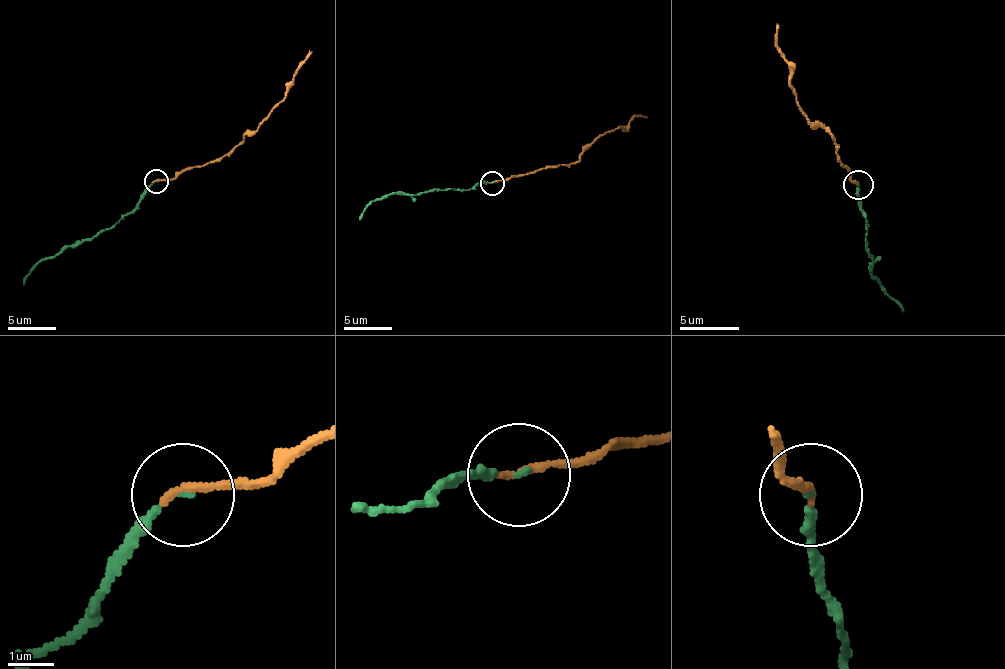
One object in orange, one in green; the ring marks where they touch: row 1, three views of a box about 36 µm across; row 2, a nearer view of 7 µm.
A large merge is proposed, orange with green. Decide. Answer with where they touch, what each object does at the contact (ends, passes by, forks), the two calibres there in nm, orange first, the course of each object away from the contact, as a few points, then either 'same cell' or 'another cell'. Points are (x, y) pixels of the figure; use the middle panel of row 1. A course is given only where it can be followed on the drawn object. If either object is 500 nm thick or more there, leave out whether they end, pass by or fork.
at (492, 183); orange ends there; green ends there; 190 nm thick on the orange side, 130 nm on the other; orange runs (493, 182), (570, 165), (606, 131), (623, 127), (635, 117), (644, 117); green runs (493, 182), (478, 182), (471, 189), (384, 194), (365, 208), (360, 218); same cell

